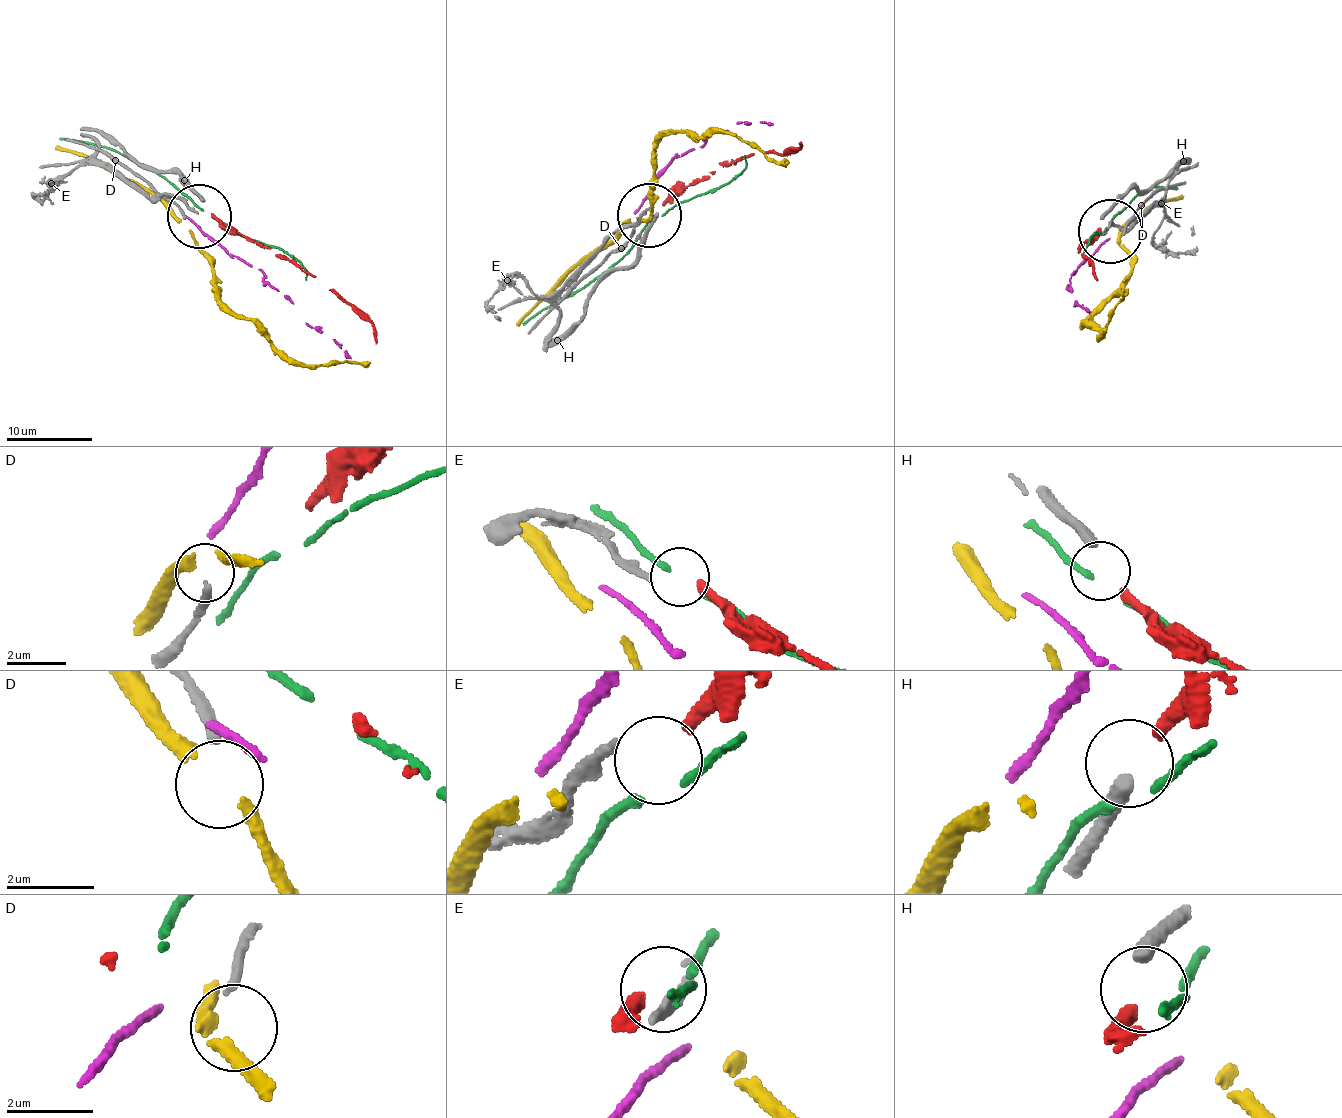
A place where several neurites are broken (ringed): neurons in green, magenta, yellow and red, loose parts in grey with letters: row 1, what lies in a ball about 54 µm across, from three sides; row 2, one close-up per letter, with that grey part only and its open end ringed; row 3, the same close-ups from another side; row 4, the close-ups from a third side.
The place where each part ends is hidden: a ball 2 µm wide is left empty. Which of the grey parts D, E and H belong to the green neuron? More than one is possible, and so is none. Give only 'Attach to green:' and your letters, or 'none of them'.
Attach to green: none of them

